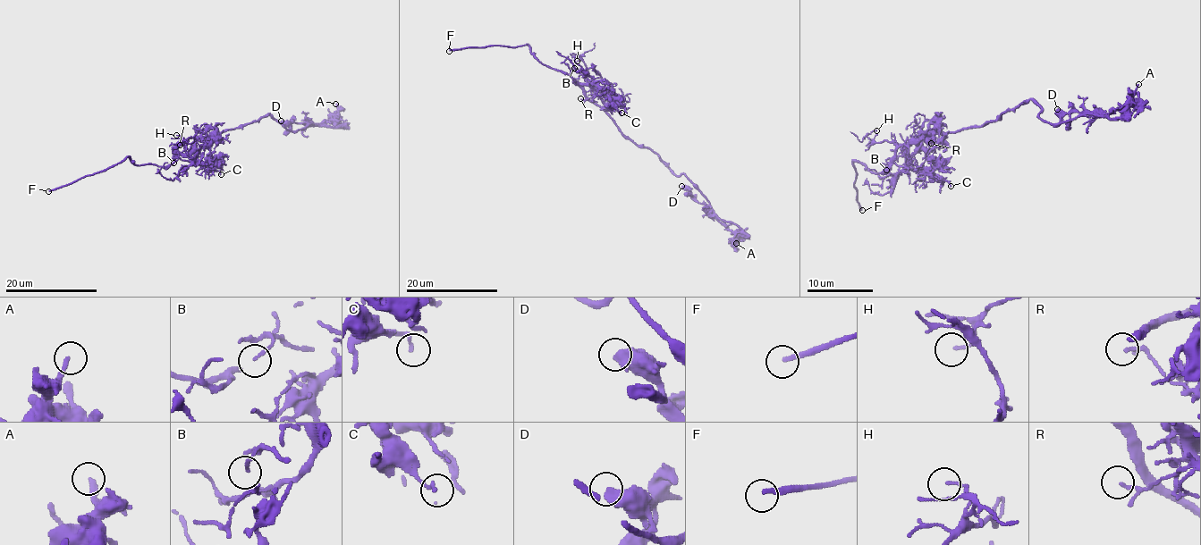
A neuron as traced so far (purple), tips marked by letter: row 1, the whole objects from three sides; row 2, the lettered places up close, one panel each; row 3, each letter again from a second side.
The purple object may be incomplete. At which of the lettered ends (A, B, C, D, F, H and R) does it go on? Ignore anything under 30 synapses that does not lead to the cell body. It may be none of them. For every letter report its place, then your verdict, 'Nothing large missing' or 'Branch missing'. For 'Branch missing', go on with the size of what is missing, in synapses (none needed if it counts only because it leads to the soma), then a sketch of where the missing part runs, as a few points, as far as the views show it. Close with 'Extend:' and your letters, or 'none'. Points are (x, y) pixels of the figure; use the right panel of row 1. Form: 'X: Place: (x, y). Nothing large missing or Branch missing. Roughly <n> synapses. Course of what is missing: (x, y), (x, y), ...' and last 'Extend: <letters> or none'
A: Place: (1138, 84). Nothing large missing
B: Place: (886, 170). Nothing large missing
C: Place: (951, 186). Nothing large missing
D: Place: (1057, 109). Nothing large missing
F: Place: (862, 210). Branch missing. Course of what is missing: (862, 210), (878, 222), (888, 212), (896, 212), (916, 222), (929, 222), (927, 227), (934, 233), (951, 237)
H: Place: (876, 130). Nothing large missing
R: Place: (931, 143). Nothing large missing
Extend: F

